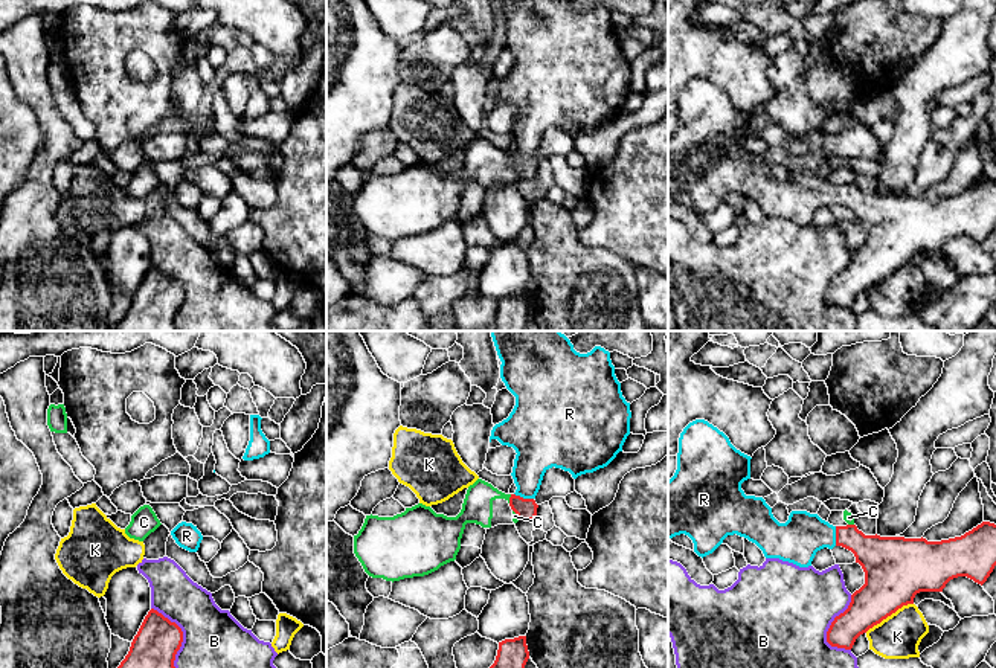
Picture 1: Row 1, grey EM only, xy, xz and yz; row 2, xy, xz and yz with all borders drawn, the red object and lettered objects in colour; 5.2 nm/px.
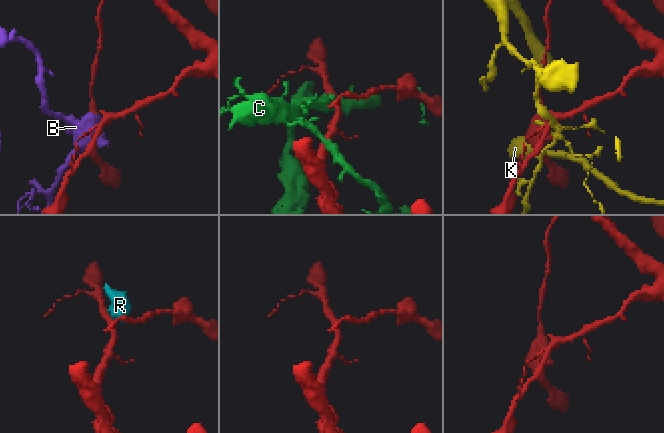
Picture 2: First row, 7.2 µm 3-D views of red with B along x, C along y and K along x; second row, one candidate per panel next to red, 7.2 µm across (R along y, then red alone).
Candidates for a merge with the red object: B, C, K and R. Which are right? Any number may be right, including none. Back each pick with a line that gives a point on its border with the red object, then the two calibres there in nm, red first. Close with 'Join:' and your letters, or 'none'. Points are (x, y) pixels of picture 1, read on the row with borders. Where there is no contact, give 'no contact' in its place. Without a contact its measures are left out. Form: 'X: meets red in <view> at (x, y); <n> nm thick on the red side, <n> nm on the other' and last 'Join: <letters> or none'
R: meets red in xz at (522, 497); 110 nm thick on the red side, 200 nm on the other
Join: R

